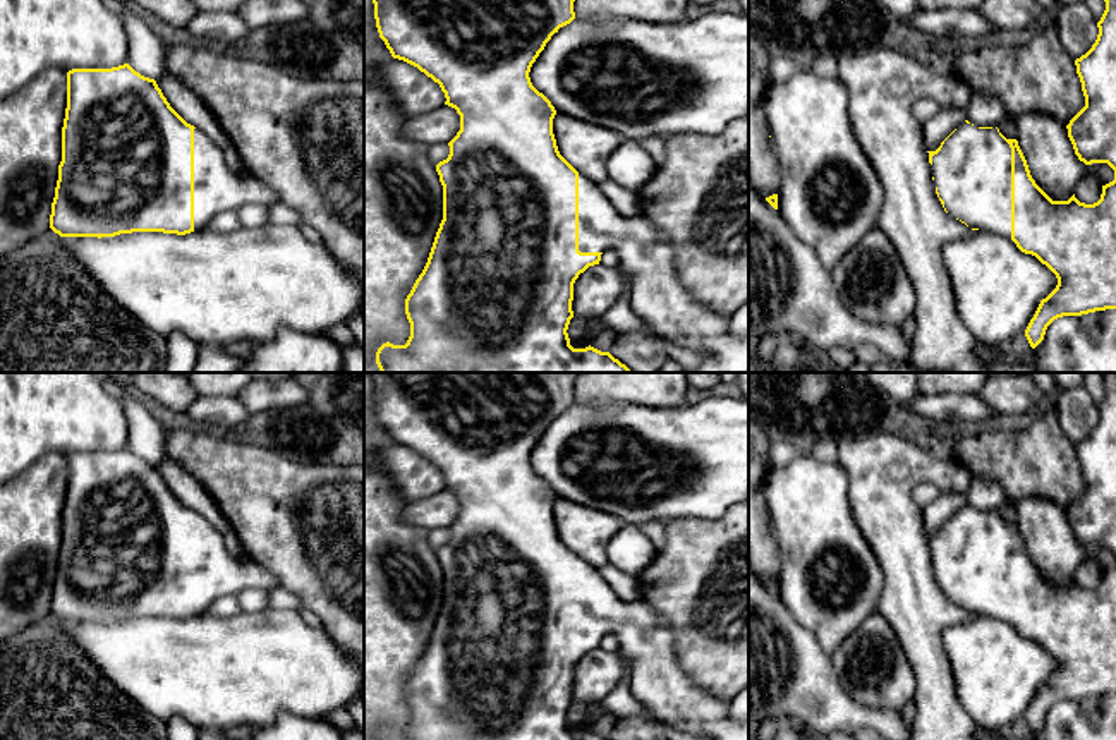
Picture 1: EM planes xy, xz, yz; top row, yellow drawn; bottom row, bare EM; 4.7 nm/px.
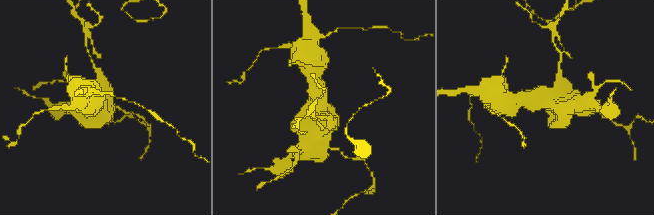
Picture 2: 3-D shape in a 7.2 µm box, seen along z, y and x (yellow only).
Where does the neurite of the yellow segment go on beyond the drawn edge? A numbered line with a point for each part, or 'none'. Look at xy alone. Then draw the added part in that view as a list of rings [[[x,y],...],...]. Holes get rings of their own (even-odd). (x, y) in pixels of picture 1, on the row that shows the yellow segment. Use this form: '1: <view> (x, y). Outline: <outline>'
1: xy (217, 189). Outline: [[[194,129],[194,230],[208,228],[223,211],[249,203],[268,208],[278,201],[276,191],[258,177],[232,172],[209,136]]]

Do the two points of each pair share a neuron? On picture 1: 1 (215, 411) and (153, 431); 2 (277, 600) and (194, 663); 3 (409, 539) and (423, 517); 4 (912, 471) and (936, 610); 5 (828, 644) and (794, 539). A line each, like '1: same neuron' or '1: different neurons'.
1: different neurons
2: different neurons
3: different neurons
4: same neuron
5: same neuron

